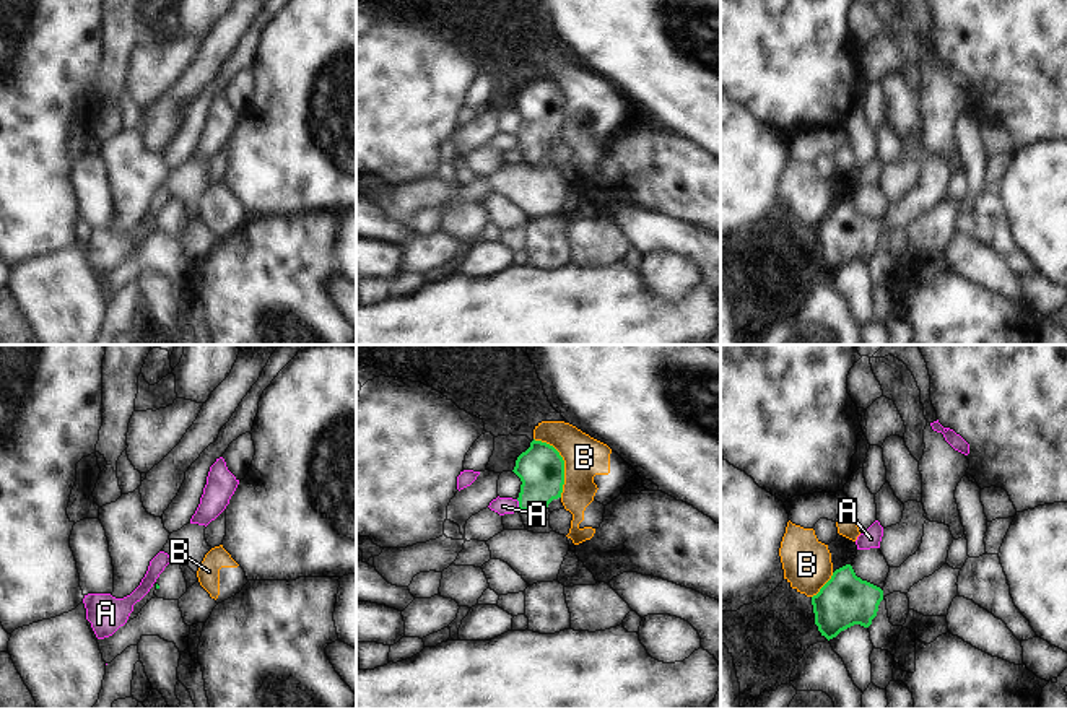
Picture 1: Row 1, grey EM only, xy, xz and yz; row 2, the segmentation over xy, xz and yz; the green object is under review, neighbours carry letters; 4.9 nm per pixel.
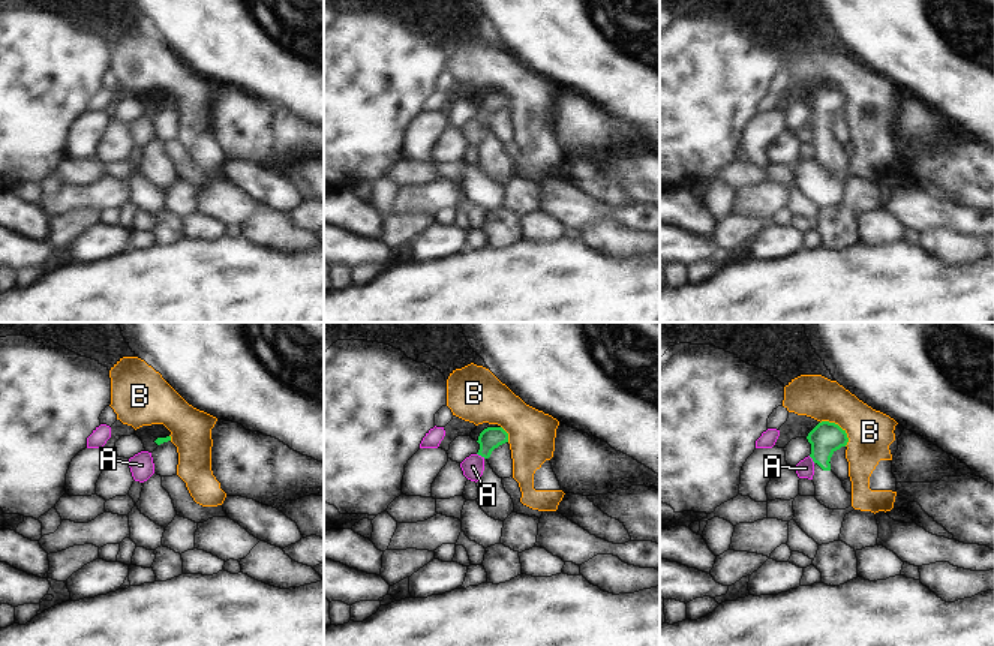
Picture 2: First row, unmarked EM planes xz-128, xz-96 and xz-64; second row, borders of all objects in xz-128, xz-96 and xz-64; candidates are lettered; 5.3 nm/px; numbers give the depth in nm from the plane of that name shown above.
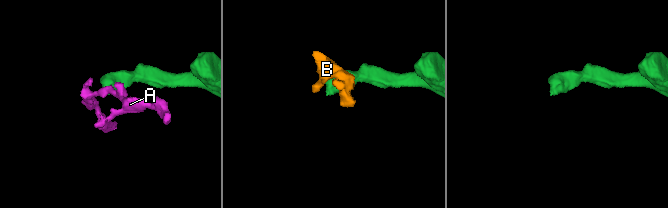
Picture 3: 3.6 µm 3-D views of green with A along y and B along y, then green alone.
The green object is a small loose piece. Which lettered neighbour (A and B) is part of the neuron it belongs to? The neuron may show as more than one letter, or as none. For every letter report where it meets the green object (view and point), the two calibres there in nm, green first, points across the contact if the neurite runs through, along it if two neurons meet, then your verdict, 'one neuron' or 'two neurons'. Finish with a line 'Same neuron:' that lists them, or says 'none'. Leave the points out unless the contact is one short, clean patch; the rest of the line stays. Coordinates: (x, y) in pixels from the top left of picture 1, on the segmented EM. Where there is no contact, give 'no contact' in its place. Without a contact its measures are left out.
A: xz (519, 504) | 220/80 nm | along xz (516, 500), (519, 509) | two neurons
B: xz (563, 462) | 220/200 nm | along xz (534, 438), (548, 443), (563, 461), (561, 496) | two neurons
Same neuron: none

